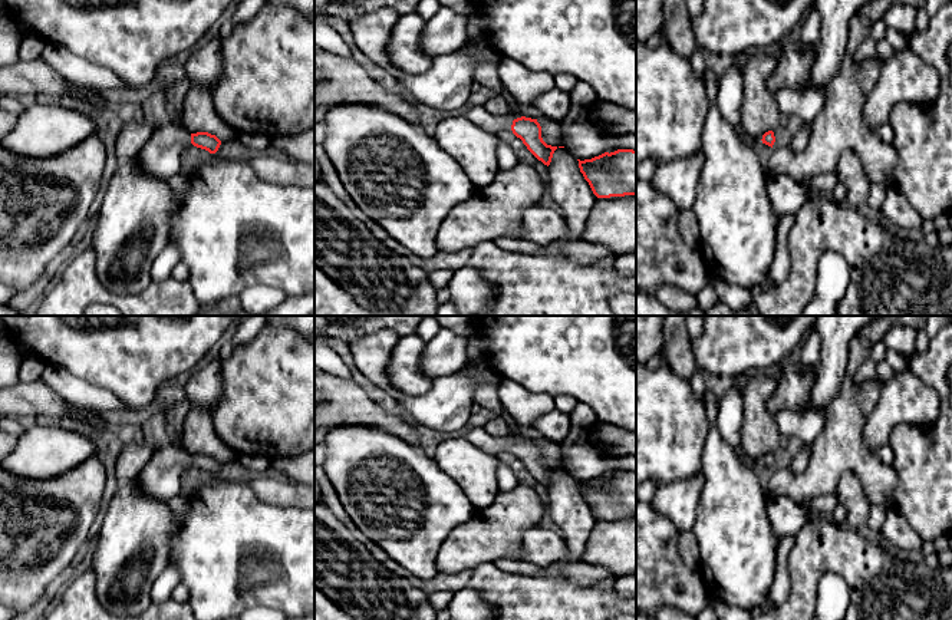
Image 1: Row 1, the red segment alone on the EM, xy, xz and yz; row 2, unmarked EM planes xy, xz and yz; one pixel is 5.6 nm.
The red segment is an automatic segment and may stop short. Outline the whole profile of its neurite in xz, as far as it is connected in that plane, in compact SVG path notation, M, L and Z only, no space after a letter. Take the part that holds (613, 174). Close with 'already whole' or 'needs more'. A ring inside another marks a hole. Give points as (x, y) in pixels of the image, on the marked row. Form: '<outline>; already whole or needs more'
M617 149L577 161L597 198L636 195L636 151Z; already whole

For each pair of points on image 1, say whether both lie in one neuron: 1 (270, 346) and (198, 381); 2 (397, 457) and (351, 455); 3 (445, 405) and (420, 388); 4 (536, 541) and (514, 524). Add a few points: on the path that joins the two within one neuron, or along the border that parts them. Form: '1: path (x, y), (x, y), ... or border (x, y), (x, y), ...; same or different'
1: border (221, 360), (221, 396), (216, 404); different
2: path (385, 457), (362, 457); same
3: border (432, 379), (432, 385), (425, 393), (405, 396); different
4: border (539, 524), (524, 533), (521, 559); different

